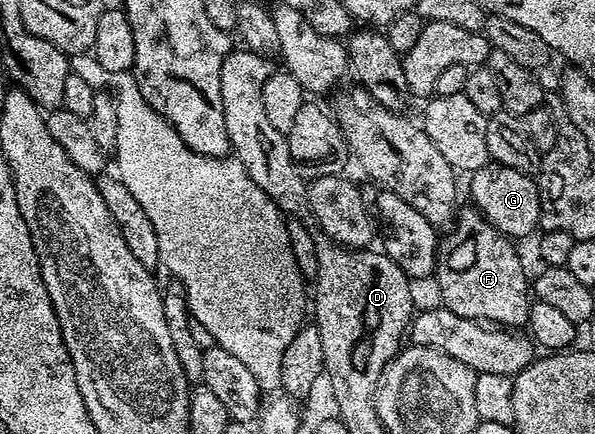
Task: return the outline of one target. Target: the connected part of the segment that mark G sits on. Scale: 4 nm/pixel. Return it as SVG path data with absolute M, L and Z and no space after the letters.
M488 163L476 173L470 174L471 197L474 208L498 233L504 237L520 239L540 228L541 203L539 202L539 183L530 173L513 171L513 167Z

